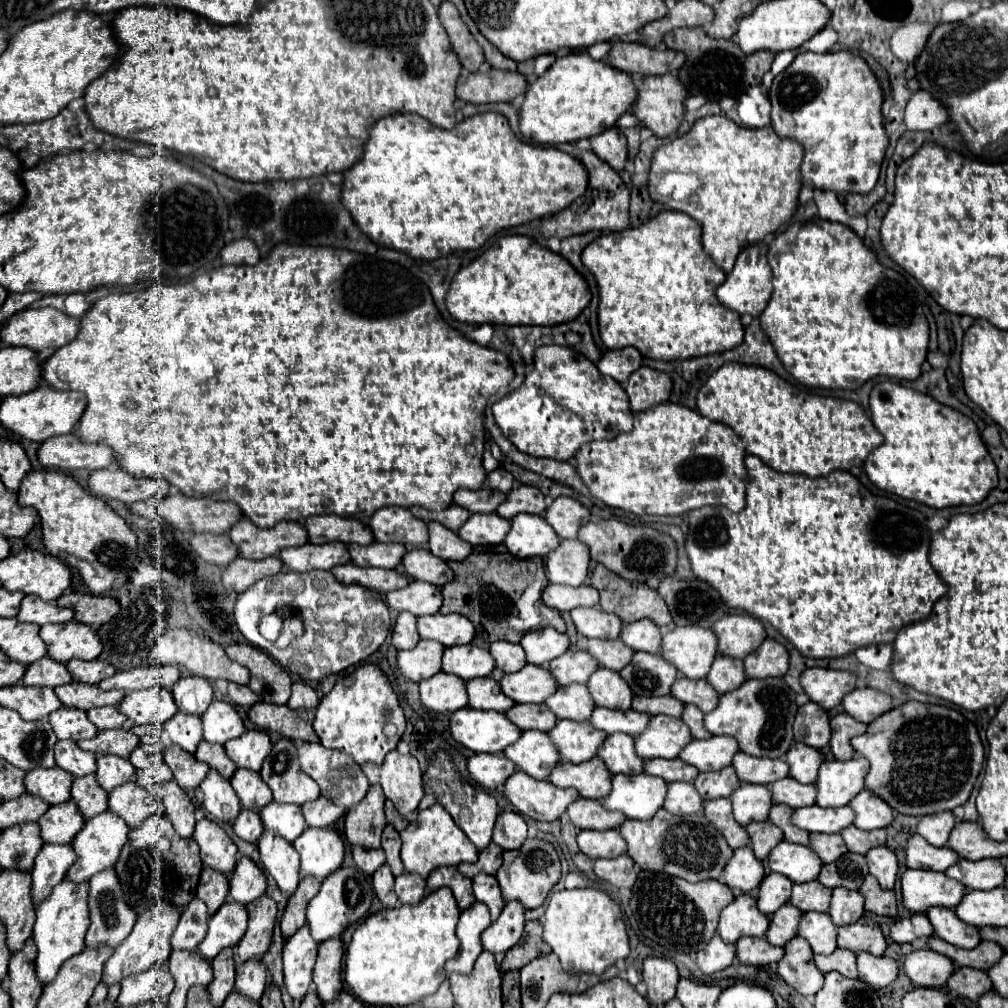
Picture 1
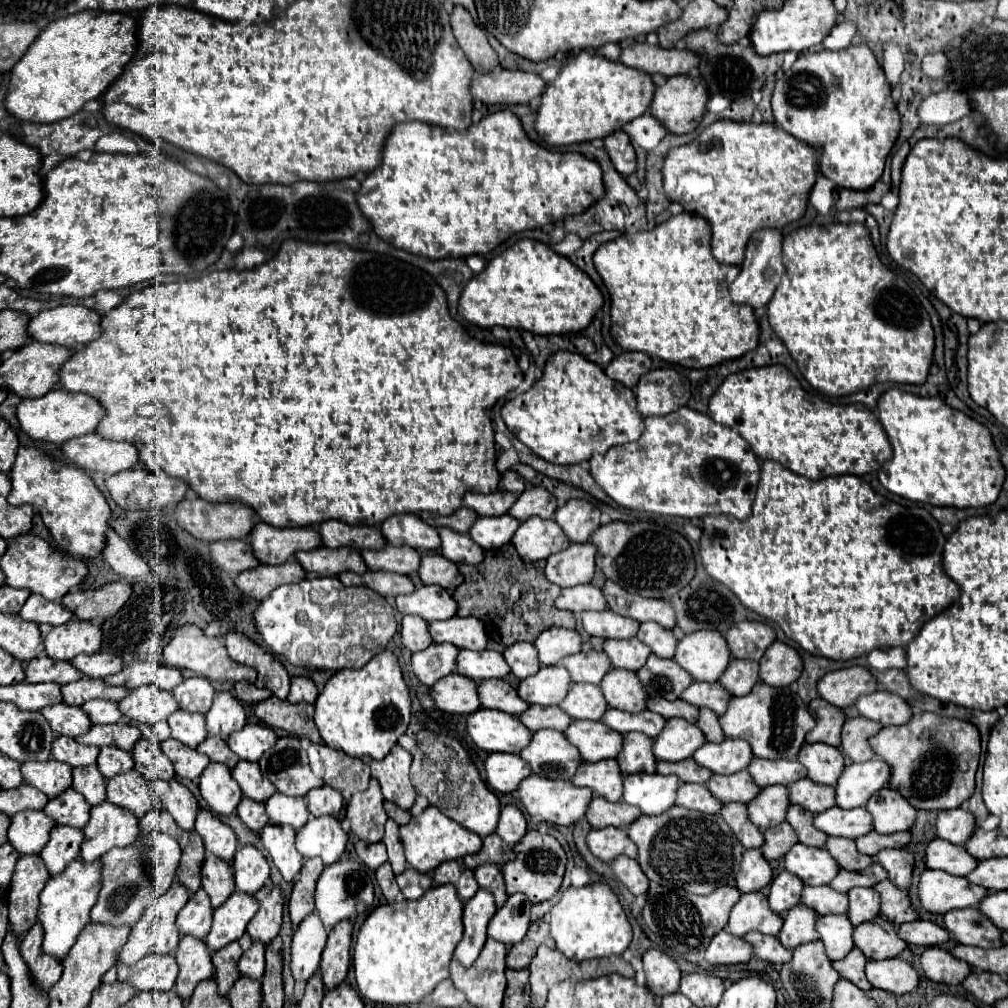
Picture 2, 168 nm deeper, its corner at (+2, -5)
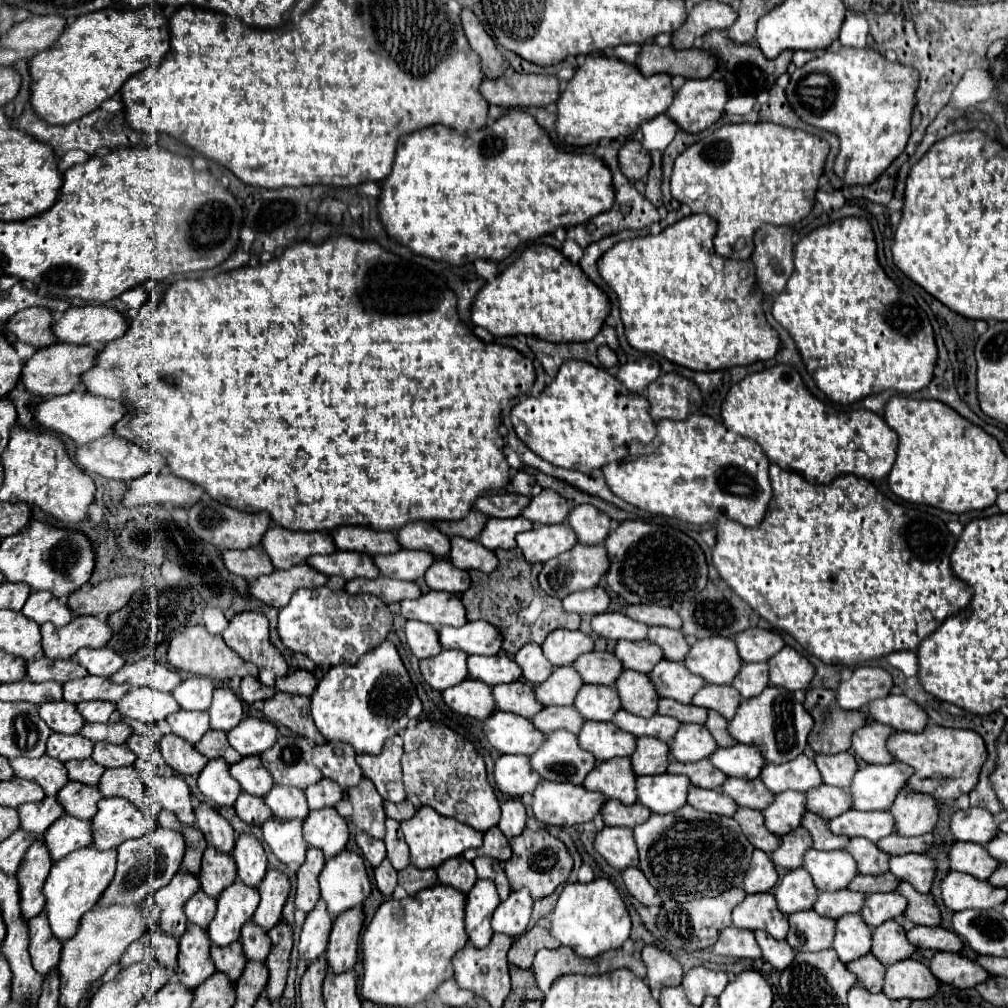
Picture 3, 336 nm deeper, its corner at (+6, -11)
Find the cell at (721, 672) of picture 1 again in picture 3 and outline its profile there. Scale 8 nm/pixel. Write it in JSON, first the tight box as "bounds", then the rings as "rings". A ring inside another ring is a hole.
{"bounds":[732,663,768,699],"rings":[[[744,663],[732,685],[744,699],[750,699],[768,687],[768,675],[768,663]]]}

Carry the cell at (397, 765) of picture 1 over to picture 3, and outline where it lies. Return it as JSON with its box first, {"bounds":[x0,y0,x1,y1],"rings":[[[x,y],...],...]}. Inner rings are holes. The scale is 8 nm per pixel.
{"bounds":[356,739,406,803],"rings":[[[388,739],[380,755],[366,755],[366,753],[356,755],[356,761],[362,767],[364,775],[374,781],[384,801],[400,803],[406,799],[402,787],[402,769],[400,769],[402,753],[404,753],[402,747],[398,747],[392,739]]]}

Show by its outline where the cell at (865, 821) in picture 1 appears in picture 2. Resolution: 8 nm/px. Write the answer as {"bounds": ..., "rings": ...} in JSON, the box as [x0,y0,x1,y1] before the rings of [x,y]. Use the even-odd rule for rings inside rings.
{"bounds":[864,789,916,833],"rings":[[[894,789],[876,791],[864,807],[872,815],[872,829],[876,833],[906,831],[916,819],[914,807]]]}

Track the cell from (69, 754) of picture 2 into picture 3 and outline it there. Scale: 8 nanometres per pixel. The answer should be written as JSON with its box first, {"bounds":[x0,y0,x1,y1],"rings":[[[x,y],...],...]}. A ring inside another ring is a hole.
{"bounds":[46,733,92,761],"rings":[[[52,733],[48,743],[46,743],[46,753],[50,757],[56,757],[60,761],[68,759],[88,759],[92,755],[92,741],[82,737],[80,733],[76,735],[62,735],[62,733]]]}

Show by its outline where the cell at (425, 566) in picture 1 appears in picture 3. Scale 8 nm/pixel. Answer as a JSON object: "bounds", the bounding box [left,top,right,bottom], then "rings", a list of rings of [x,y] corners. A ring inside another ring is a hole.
{"bounds":[426,561,470,595],"rings":[[[436,561],[426,571],[426,583],[431,590],[460,595],[470,587],[470,575],[468,571],[454,567],[450,561]]]}

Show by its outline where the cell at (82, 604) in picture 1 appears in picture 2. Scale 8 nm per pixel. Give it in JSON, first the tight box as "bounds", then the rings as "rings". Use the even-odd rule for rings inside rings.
{"bounds":[62,583,132,623],"rings":[[[108,583],[102,589],[88,591],[70,591],[62,597],[62,605],[70,609],[82,621],[100,623],[108,617],[114,617],[118,609],[128,601],[132,587],[126,583]]]}

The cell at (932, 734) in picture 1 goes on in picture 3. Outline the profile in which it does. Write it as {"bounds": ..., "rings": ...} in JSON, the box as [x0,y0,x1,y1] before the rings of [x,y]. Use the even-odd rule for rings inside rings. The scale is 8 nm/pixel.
{"bounds":[888,723,986,801],"rings":[[[930,723],[922,733],[894,733],[888,739],[888,751],[896,761],[914,767],[914,775],[908,781],[908,787],[920,793],[928,793],[938,801],[958,799],[964,793],[970,793],[976,783],[980,769],[986,761],[984,739],[970,729],[948,729]]]}

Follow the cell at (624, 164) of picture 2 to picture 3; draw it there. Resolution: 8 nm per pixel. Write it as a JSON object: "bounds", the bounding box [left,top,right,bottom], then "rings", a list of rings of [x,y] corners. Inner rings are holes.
{"bounds":[620,141,652,181],"rings":[[[628,141],[620,153],[620,167],[622,173],[630,179],[630,181],[638,181],[644,179],[652,167],[652,157],[650,153],[638,143],[638,141]]]}

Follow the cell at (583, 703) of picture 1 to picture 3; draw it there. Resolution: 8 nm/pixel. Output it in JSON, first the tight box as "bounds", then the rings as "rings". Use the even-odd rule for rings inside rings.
{"bounds":[574,685,620,721],"rings":[[[584,685],[574,701],[574,707],[592,721],[612,721],[620,711],[620,699],[614,687],[606,685]]]}

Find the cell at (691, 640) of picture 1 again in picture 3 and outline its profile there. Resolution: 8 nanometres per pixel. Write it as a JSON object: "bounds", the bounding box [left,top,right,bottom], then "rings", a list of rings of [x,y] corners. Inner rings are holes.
{"bounds":[684,639,742,685],"rings":[[[698,639],[684,659],[684,665],[706,683],[730,685],[742,667],[738,647],[732,639]]]}

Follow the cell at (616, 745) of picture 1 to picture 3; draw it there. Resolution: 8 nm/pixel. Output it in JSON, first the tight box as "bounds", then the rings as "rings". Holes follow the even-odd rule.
{"bounds":[632,737,670,775],"rings":[[[640,737],[638,749],[632,755],[632,767],[636,775],[658,775],[668,767],[670,747],[654,737]]]}

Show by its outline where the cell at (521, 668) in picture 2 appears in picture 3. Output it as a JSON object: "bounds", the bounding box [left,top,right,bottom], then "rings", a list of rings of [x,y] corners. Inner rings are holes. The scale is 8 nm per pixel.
{"bounds":[516,643,554,679],"rings":[[[526,643],[516,655],[516,663],[524,671],[524,679],[548,679],[554,671],[554,665],[544,657],[538,643]]]}

